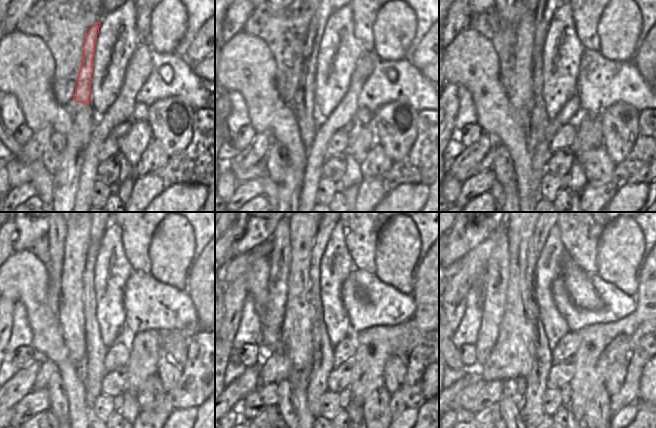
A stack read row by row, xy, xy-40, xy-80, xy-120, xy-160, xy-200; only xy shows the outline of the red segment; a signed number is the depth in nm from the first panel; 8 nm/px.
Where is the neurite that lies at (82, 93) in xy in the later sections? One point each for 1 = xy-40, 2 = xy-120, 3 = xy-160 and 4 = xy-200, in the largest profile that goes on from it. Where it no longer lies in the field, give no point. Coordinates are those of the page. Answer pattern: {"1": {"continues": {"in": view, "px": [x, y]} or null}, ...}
{"1": {"continues": {"in": "xy-40", "px": [303, 104]}}, "2": {"continues": {"in": "xy-120", "px": [97, 232]}}, "3": {"continues": {"in": "xy-160", "px": [300, 379]}}, "4": {"continues": {"in": "xy-200", "px": [521, 383]}}}

